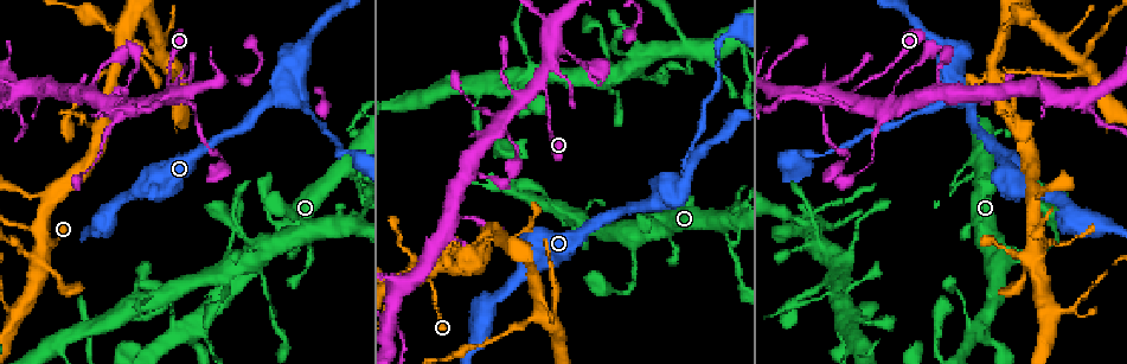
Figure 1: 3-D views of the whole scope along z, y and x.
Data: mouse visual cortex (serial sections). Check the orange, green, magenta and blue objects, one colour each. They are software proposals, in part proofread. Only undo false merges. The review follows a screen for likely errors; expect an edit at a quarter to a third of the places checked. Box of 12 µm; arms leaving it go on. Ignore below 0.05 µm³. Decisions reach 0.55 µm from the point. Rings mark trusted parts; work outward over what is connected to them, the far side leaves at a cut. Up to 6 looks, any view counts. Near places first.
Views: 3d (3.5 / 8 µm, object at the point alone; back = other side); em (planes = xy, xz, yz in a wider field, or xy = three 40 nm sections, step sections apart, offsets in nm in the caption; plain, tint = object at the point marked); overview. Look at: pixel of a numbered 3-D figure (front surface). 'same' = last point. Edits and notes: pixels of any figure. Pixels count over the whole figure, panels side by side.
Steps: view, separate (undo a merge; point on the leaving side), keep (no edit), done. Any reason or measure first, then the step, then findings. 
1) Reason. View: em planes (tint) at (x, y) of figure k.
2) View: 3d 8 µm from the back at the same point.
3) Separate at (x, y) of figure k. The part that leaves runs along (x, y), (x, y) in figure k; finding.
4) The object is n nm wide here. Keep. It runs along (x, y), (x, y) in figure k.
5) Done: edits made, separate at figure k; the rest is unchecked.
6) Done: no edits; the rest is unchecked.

Side arm on a straight run. View: 3d 8 µm at (513, 246) of figure 1.

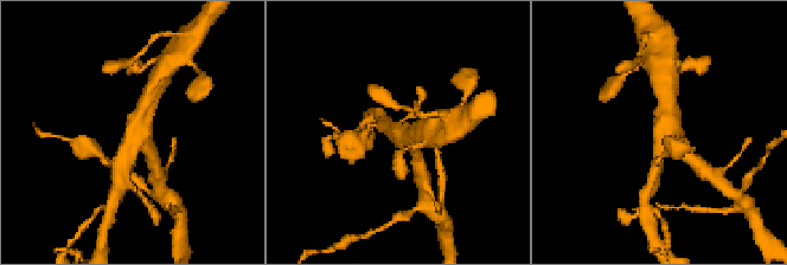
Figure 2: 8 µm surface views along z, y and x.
View: em planes (tint) at (133, 141) of figure 2.

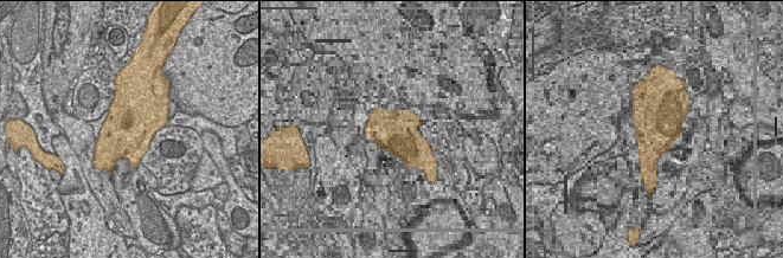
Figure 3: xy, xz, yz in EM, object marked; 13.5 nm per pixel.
The object is 750 nm wide here. Keep. It runs along (384, 123), (402, 135), (416, 154) in figure 2; one cell here.

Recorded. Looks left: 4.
Sharp bend. View: 3d 8 µm at (538, 312) of figure 1.

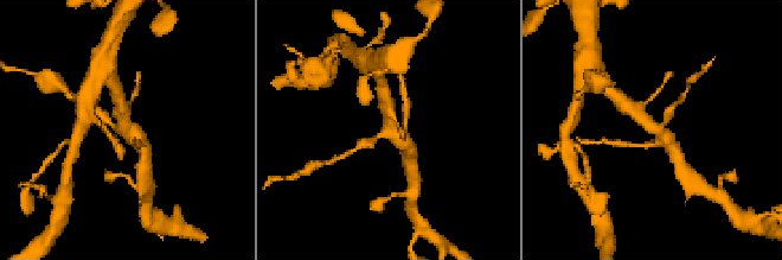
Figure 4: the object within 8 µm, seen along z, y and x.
4 arms meet here; the arms are 200, 200, 300, 450 nm wide; need the tissue. View: em xy step 3 (tint) at (124, 127) of figure 4.

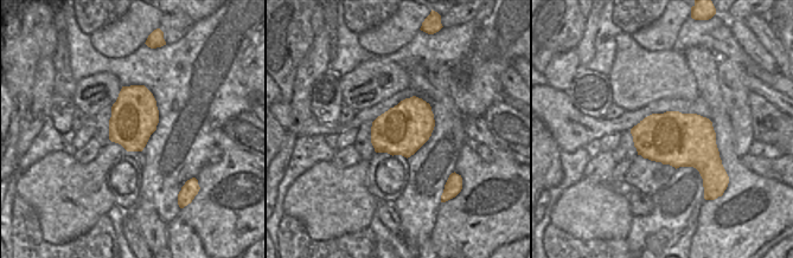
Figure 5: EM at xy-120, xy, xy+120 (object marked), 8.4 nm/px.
The object is 420 nm wide here. Separate at (365, 144) of figure 4. The part that leaves runs along (379, 137), (340, 157) in figure 4; two cells meet here.

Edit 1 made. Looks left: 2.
Three-way junction. View: 3d 3.5 µm at (118, 112) of figure 1.

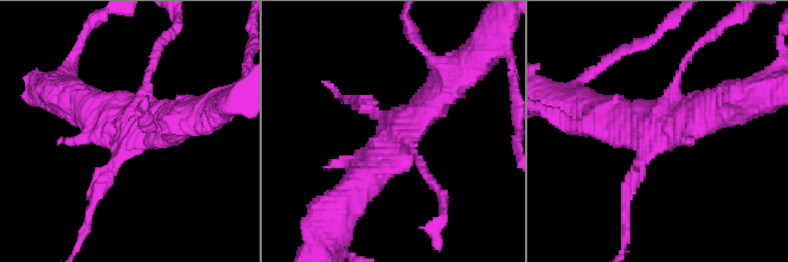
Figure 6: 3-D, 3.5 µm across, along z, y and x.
Keep. It runs along (453, 82), (351, 193) in figure 6; one cell here.

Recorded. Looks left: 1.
Done: edits made, separate at figure 4; the rest is unchecked.

